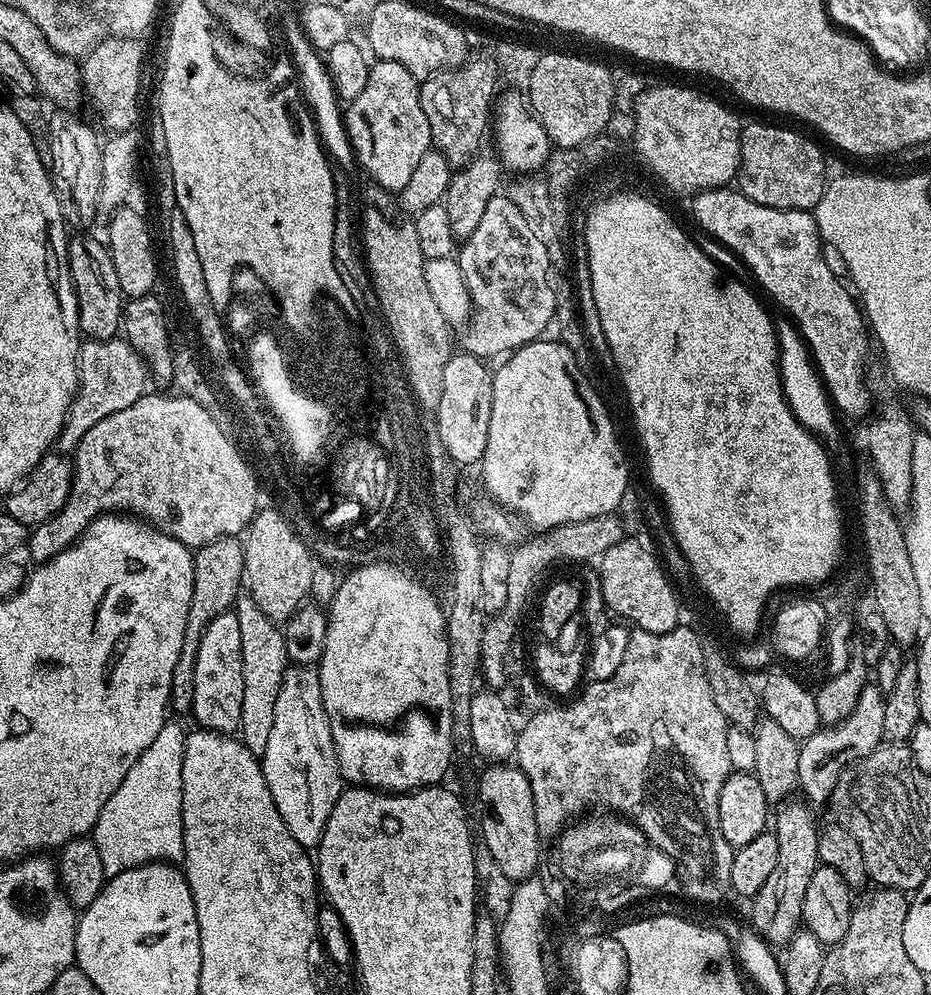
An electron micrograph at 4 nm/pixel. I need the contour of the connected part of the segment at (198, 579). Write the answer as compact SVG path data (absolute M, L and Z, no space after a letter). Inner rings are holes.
M222 536L219 540L203 544L200 548L195 549L194 590L186 618L186 634L182 642L182 654L178 654L178 662L172 671L171 711L187 713L191 709L192 695L194 694L192 671L200 636L210 621L218 618L218 614L229 611L235 605L236 597L241 595L245 580L244 545L236 536Z

